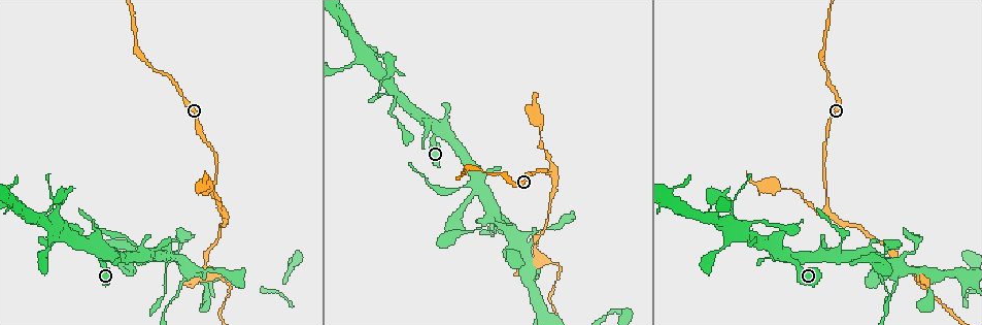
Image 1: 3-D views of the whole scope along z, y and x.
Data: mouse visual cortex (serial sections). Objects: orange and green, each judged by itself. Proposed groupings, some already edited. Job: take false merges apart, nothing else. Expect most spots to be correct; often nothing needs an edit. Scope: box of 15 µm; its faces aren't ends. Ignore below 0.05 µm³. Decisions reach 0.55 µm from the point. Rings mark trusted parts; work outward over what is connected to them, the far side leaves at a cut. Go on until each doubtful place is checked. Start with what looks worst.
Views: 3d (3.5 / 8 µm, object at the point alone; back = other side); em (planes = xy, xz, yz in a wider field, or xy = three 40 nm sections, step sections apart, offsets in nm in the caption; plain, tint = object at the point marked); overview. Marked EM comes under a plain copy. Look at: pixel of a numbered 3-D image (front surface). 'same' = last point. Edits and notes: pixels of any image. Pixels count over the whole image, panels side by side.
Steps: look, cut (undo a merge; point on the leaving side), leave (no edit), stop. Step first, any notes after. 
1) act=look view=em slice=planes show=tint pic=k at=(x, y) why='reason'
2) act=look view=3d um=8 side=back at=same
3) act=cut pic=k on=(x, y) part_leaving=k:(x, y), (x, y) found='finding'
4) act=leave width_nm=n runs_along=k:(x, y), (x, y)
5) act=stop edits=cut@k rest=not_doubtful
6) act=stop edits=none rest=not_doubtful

act=look view=3d um=8 pic=1 at=(552, 174) why='calibre changes'

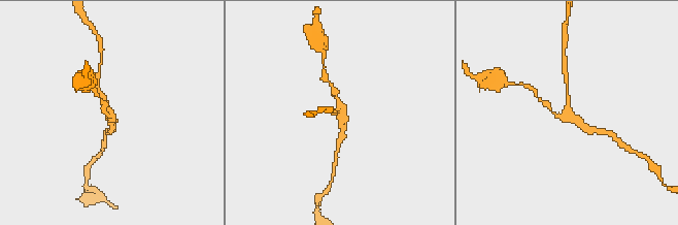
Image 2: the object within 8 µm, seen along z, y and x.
act=look view=3d um=3.5 pic=2 at=(337, 114)

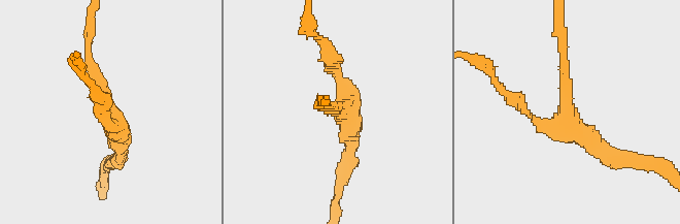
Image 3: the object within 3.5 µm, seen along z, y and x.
act=look view=em slice=xy step=5 show=tint pic=3 at=(341, 109) arms=3 arm_widths_nm=150,150,200

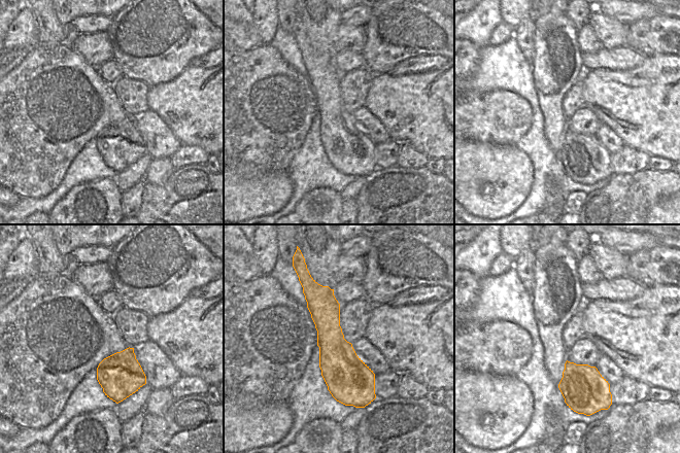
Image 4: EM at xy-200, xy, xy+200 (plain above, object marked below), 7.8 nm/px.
act=leave runs_along=4:(309, 279), (363, 404) found='one cell here'

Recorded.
act=look view=3d um=8 pic=1 at=(552, 264)

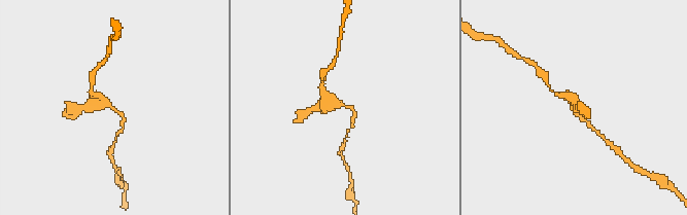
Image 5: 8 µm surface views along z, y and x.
act=look view=3d um=3.5 side=back pic=5 at=(344, 104)

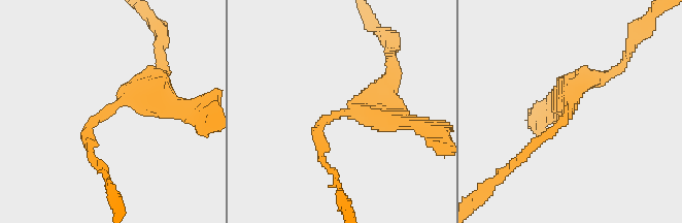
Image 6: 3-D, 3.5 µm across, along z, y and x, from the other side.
act=look view=em slice=xy step=5 show=tint pic=6 at=(340, 112) arm_widths_nm=150,300

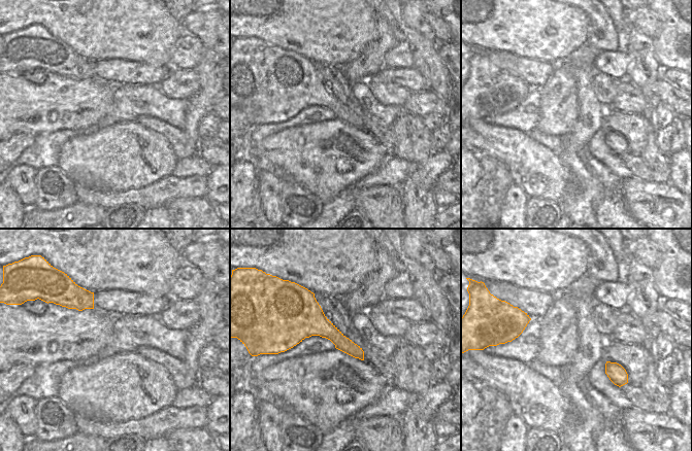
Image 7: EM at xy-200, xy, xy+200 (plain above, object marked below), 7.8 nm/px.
act=leave runs_along=6:(157, 76), (90, 124), (90, 149) found='continuous, no second cell'

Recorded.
act=look view=3d um=3.5 pic=1 at=(132, 244) why='a narrow waist'

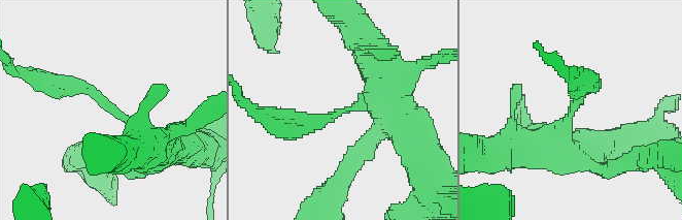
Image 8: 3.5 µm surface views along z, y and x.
act=look view=em slice=xy step=1 show=tint pic=8 at=(111, 109) arm_widths_nm=250,500 why='shape alone is not enough'

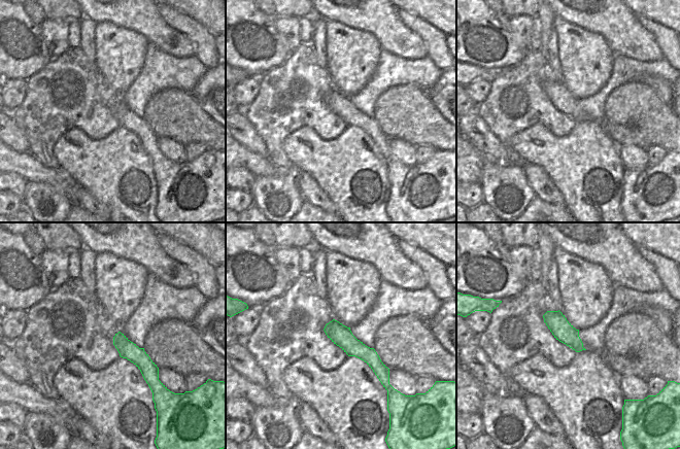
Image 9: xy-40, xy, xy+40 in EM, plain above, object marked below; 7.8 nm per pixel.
act=leave runs_along=9:(329, 325), (379, 368), (387, 386) found='one cell here'

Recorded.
act=look view=3d um=3.5 pic=1 at=(491, 221) why='four-way junction'

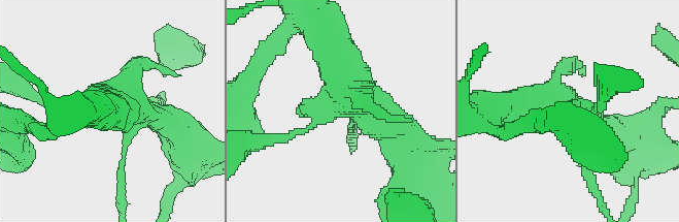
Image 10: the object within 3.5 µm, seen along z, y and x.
act=look view=em slice=xy step=3 show=tint pic=10 at=(336, 107)

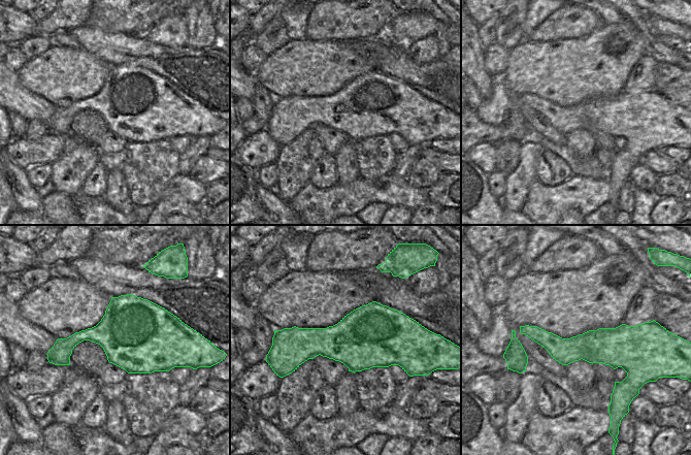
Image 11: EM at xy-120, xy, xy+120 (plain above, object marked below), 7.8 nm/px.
act=look view=em slice=xy step=2 show=tint at=same

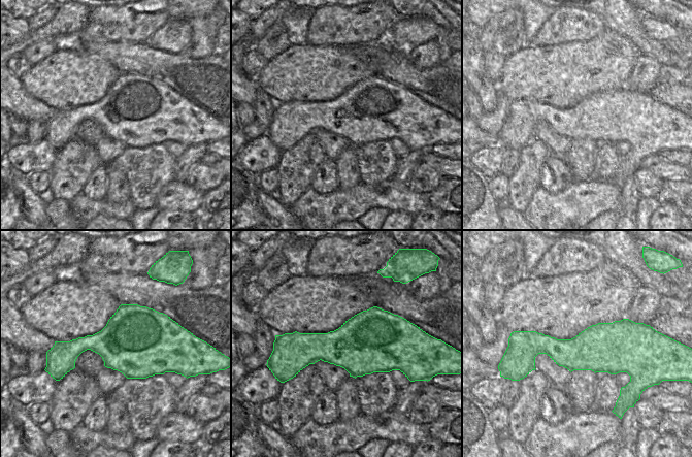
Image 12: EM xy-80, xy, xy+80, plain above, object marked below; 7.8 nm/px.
act=leave runs_along=10:(328, 31), (349, 95), (403, 137) found='continuous, no second cell'

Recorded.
act=look view=3d um=3.5 pic=1 at=(892, 276) why='abrupt turn'

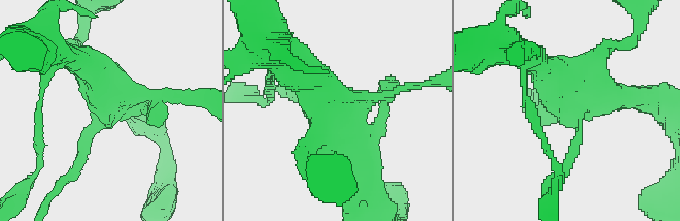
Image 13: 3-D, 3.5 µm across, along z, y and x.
act=leave runs_along=13:(302, 75), (340, 109), (359, 184) found='one cell here'

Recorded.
act=stop edits=none rest=not_doubtful

